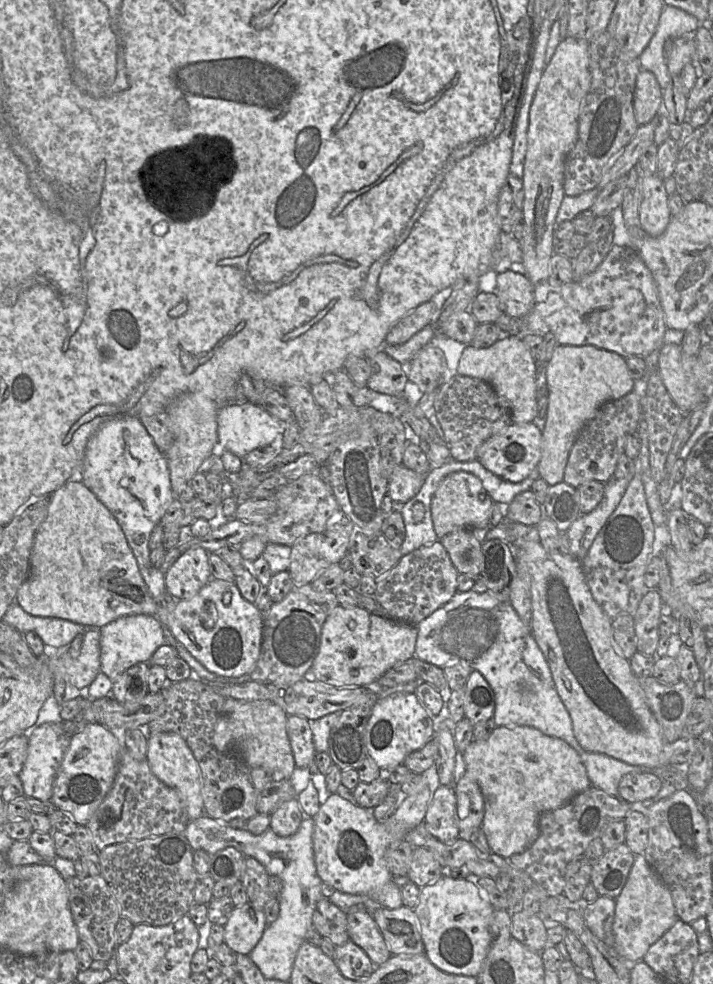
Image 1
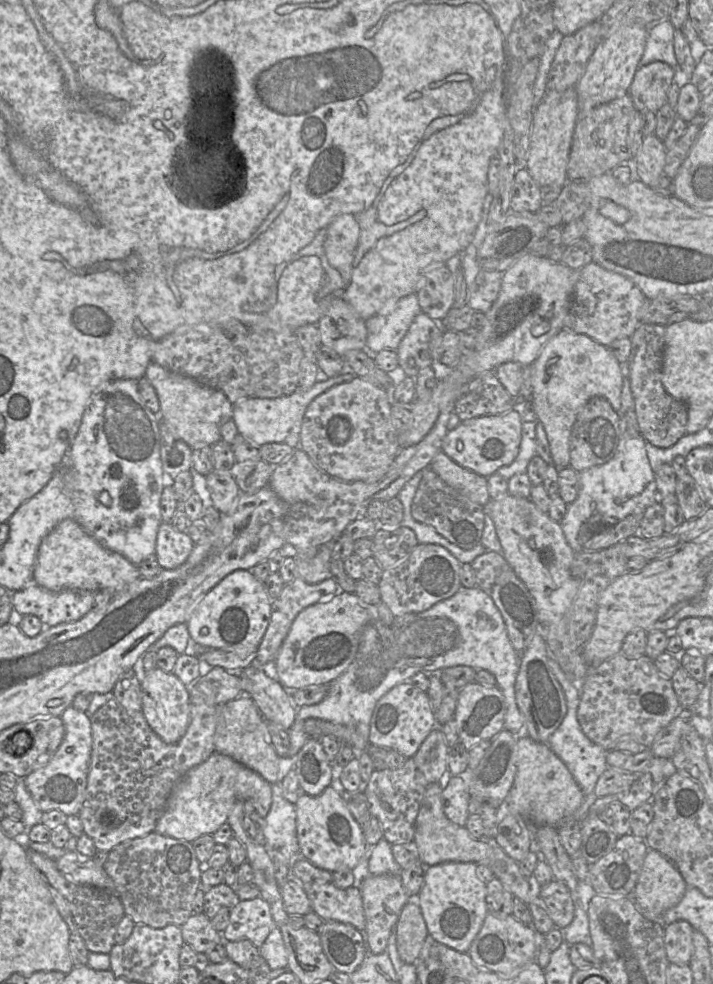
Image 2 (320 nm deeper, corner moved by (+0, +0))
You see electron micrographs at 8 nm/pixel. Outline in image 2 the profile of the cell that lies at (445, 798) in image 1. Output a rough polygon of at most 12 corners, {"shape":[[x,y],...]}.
{"shape":[[452,775],[442,791],[447,818],[465,826],[471,797],[465,776]]}

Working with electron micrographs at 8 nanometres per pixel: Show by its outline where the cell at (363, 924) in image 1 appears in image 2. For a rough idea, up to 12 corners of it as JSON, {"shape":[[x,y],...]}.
{"shape":[[304,857],[291,876],[324,922],[365,931],[359,886],[338,888],[332,873]]}

